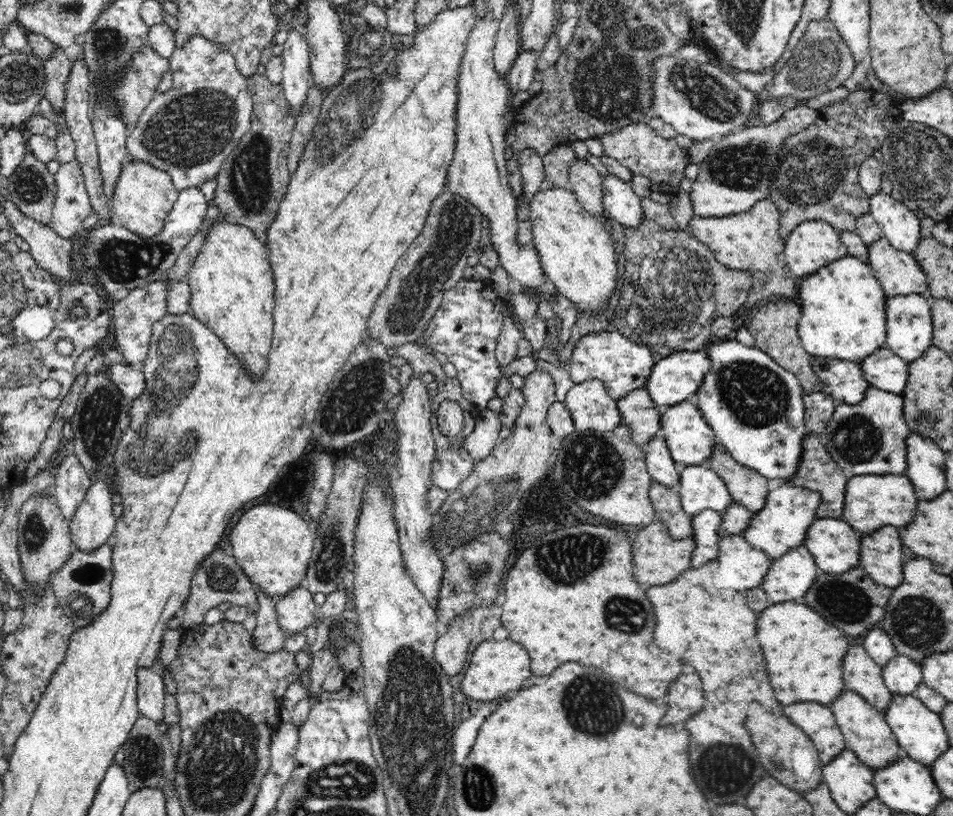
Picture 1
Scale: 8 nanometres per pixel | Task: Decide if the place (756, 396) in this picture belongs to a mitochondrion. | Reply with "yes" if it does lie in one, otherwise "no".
yes

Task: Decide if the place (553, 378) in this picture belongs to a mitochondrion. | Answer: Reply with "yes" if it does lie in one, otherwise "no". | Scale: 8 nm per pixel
no

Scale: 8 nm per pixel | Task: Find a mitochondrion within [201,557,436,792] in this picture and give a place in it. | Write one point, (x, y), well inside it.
(221, 578)

